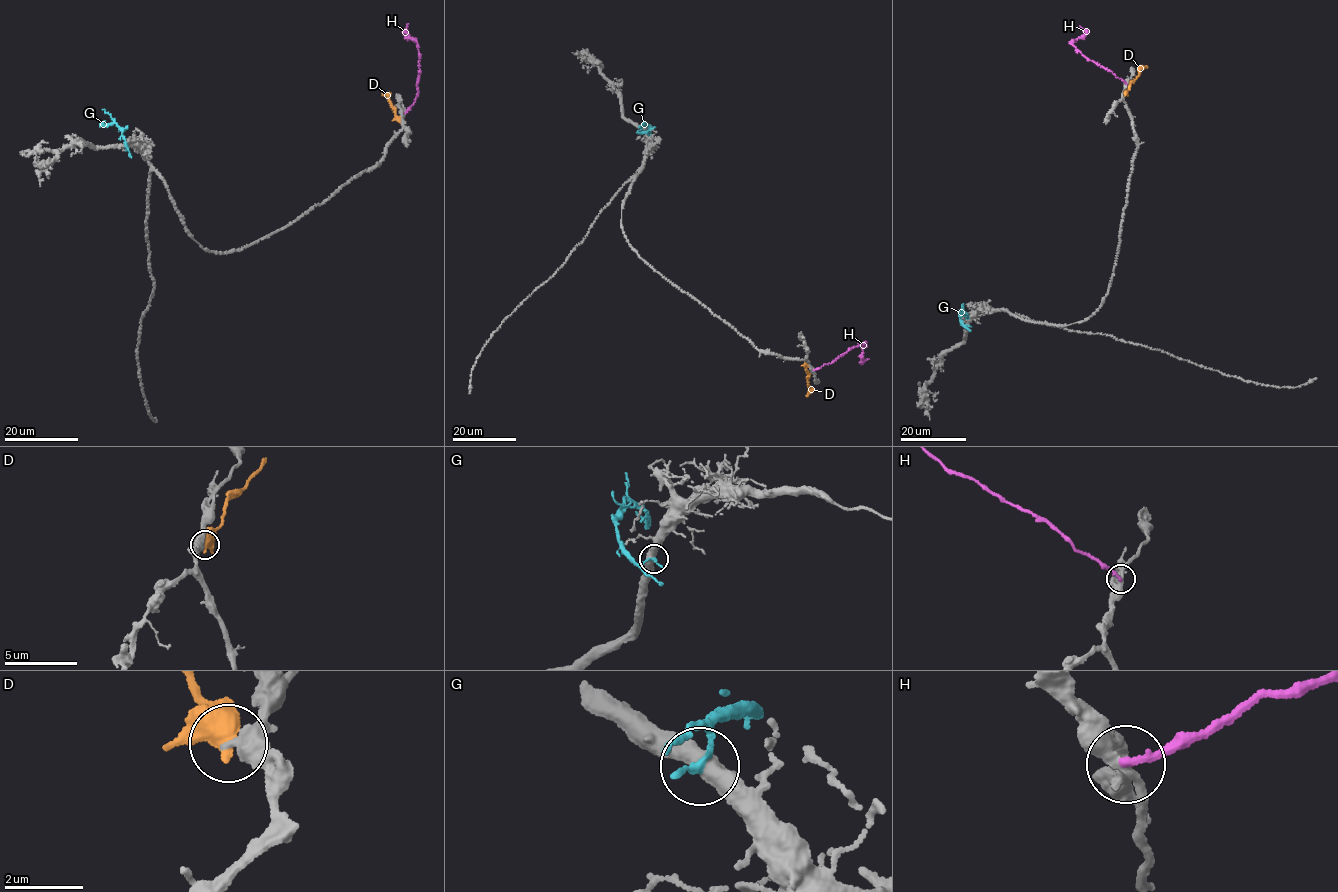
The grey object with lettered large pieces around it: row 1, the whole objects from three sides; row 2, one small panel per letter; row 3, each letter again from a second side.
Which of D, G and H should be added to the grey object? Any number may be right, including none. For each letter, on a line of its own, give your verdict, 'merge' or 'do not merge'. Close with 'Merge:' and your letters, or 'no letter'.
D: do not merge
G: do not merge
H: do not merge
Merge: no letter

